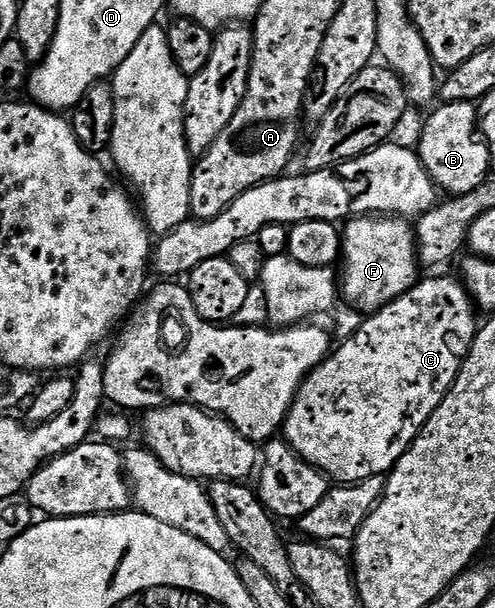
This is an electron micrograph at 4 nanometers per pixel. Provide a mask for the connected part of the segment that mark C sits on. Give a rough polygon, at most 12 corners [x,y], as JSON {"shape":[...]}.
{"shape":[[420,278],[299,386],[281,435],[386,476],[467,359],[476,304]]}

